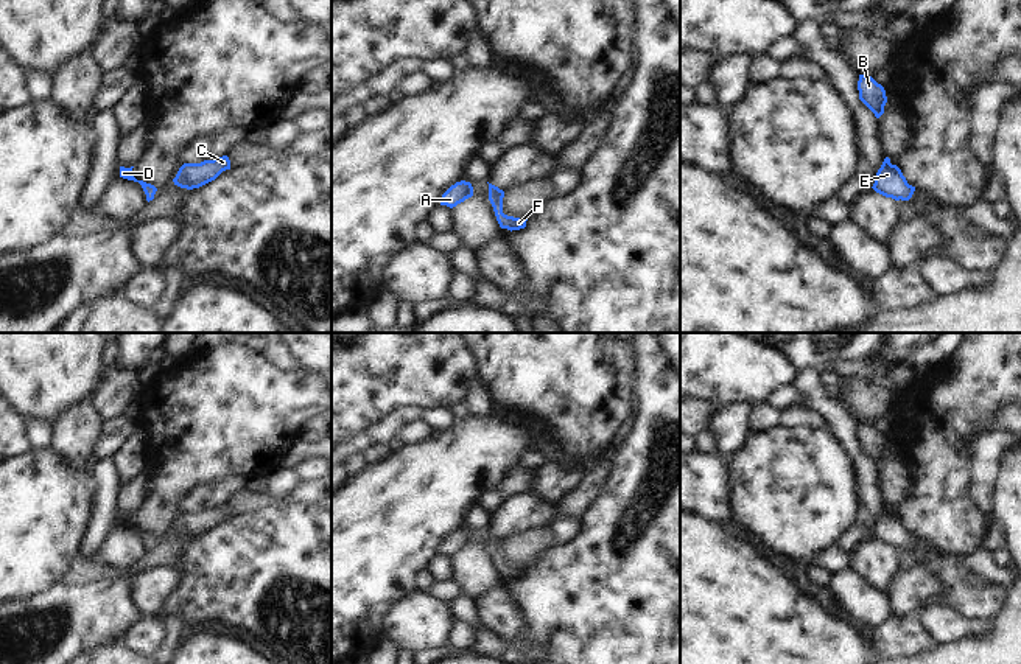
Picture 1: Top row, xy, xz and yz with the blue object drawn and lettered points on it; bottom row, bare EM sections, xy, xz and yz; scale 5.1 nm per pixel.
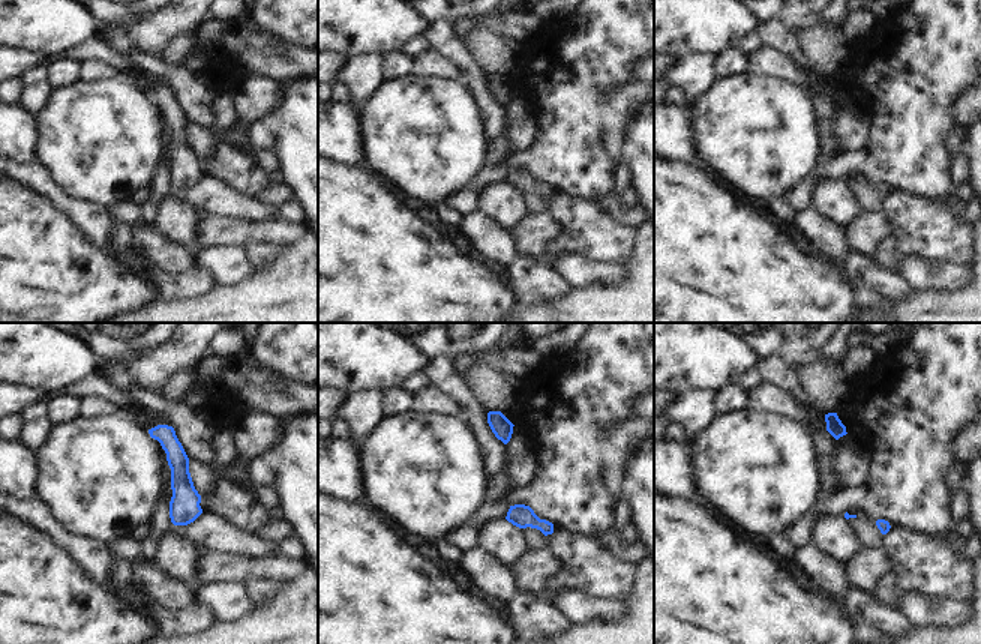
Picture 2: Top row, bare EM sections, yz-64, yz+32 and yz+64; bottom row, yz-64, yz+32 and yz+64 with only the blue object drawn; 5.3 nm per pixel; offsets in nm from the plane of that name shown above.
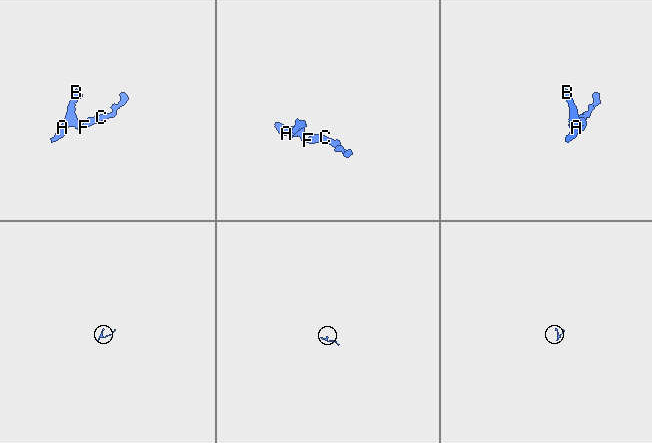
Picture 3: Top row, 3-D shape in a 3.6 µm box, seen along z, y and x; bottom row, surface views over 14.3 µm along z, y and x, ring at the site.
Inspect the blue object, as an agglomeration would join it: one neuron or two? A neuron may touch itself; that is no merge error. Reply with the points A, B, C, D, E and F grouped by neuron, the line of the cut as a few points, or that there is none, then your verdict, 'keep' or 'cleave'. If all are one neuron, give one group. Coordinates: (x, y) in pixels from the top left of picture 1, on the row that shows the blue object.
A B C D E F; no cut; keep

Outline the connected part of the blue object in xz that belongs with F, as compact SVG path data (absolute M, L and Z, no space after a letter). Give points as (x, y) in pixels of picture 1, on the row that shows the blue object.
M489 183L489 201L493 207L500 227L507 229L510 232L525 229L528 219L514 218L503 213L503 197L504 197L504 191Z

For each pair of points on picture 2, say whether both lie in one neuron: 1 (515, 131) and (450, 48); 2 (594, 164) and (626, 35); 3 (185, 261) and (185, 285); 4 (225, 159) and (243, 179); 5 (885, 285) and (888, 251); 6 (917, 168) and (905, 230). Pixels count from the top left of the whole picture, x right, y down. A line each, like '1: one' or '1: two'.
1: two
2: one
3: two
4: one
5: two
6: two

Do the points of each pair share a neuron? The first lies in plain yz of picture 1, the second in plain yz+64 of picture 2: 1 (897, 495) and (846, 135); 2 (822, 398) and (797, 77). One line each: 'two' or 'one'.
1: one
2: two

